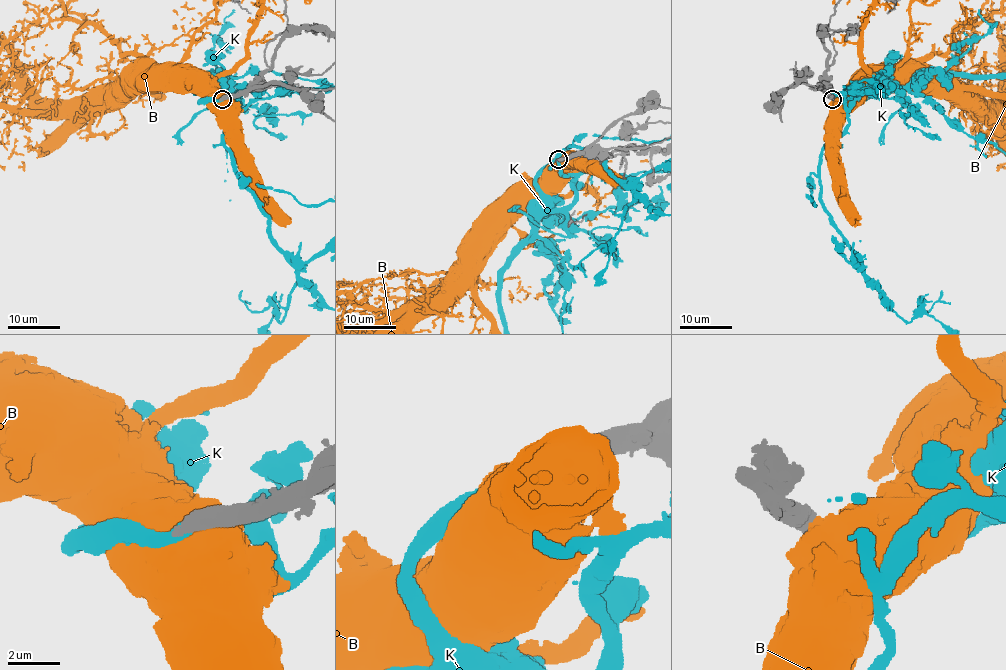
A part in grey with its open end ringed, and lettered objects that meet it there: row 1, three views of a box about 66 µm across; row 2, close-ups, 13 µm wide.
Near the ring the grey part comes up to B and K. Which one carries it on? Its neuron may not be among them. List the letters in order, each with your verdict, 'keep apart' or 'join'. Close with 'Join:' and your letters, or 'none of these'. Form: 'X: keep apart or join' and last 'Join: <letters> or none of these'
B: keep apart
K: join
Join: K

